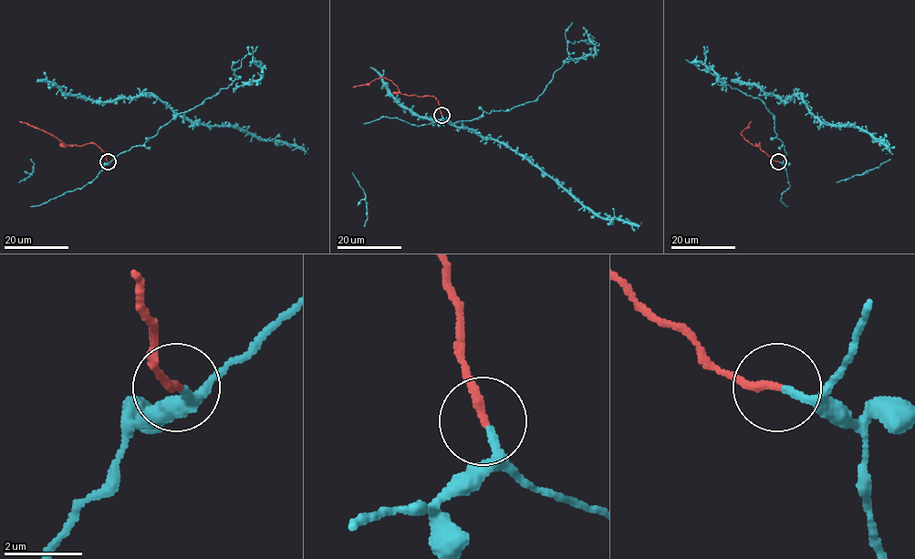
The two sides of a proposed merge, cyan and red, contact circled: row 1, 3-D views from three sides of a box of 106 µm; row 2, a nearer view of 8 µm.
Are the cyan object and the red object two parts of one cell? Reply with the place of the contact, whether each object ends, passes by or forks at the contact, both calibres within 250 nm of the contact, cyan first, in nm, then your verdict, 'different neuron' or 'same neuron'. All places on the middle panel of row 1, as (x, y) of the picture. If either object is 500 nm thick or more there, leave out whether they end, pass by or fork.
at (441, 115); cyan passes by; red ends there; 140 nm thick on the cyan side, 240 nm on the other; same neuron

